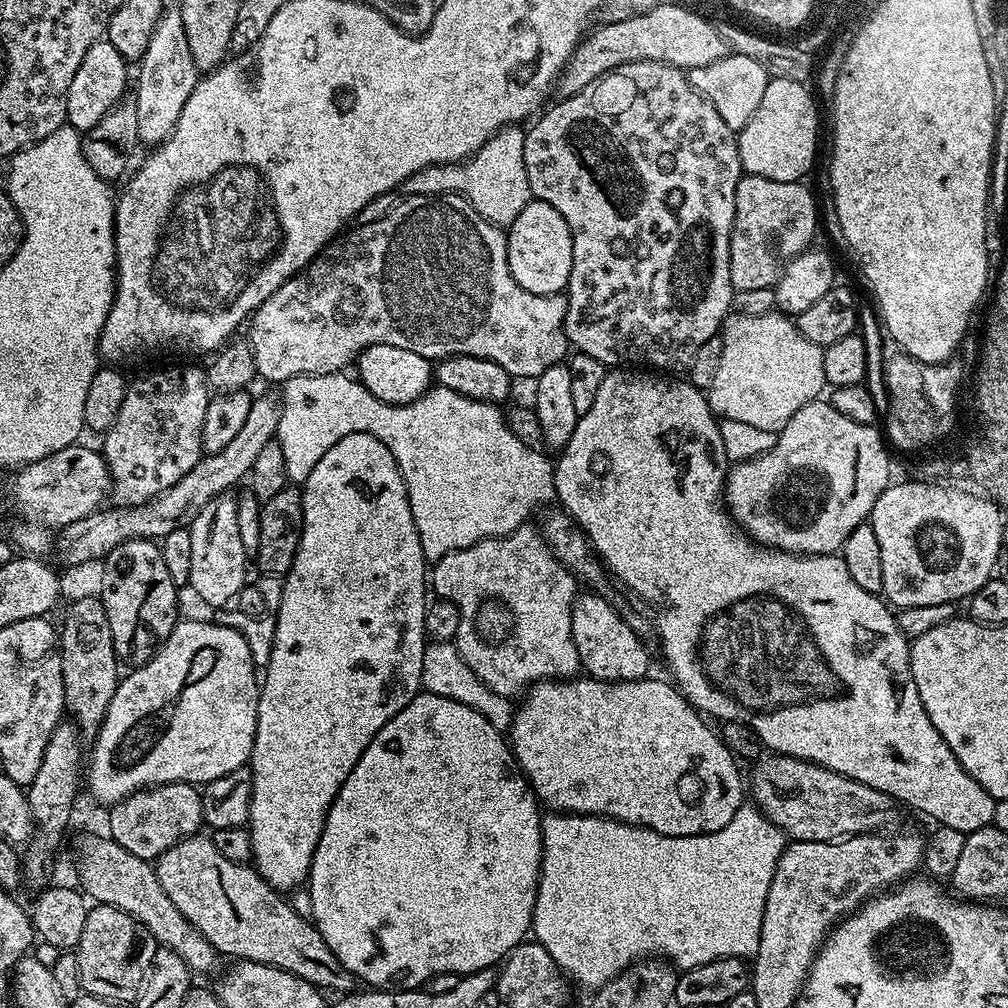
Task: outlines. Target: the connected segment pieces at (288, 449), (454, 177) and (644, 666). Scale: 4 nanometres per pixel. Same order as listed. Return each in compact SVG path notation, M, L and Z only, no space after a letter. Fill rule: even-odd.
M347 371L331 372L325 376L295 376L284 381L281 422L274 440L282 446L286 474L293 485L302 486L306 478L310 478L310 470L322 462L322 454L342 442L346 434L369 432L394 454L394 462L408 487L410 514L414 514L414 526L418 526L424 558L428 562L441 560L454 550L474 546L479 540L510 534L527 521L524 519L539 504L547 505L556 500L553 461L548 461L543 451L518 442L505 413L499 412L501 409L495 403L471 400L454 390L433 386L413 404L387 404L374 398L359 379L348 375Z
M520 126L501 128L473 156L460 161L459 164L435 164L418 170L418 174L410 174L410 178L406 178L406 182L402 186L403 195L437 196L438 194L458 194L459 196L465 196L474 206L474 210L478 210L478 214L482 214L482 218L486 218L491 224L501 226L512 224L514 218L518 218L518 214L522 214L522 210L526 210L529 200L533 199L530 190L530 178L526 178L524 133L525 129Z
M582 594L577 597L572 605L571 636L578 649L580 665L591 679L616 683L618 681L641 680L649 675L650 658L643 645L643 639L630 630L623 615L612 607L611 601L605 600L603 596Z

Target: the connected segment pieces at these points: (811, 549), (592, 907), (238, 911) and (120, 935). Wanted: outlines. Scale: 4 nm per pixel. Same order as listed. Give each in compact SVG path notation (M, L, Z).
M820 398L810 401L806 406L802 406L802 410L798 410L798 414L794 414L794 418L790 418L790 422L786 422L786 426L778 433L780 444L766 449L761 456L752 456L749 460L742 461L741 464L733 463L728 469L728 478L724 482L725 505L731 512L733 520L752 537L755 543L763 544L765 548L778 552L799 552L801 556L830 556L839 553L844 547L846 538L850 538L852 531L871 517L874 502L878 502L880 495L888 489L890 483L888 452L890 453L890 448L881 429L870 424L854 422L843 414L838 414L838 410L834 410L832 403L824 401L823 404L822 401L823 399Z
M755 803L741 804L734 818L730 818L730 822L722 826L722 830L704 832L701 836L667 836L649 828L639 828L636 824L610 820L607 816L577 816L570 812L552 810L541 819L540 837L544 857L540 863L540 884L536 888L531 931L534 933L535 943L548 951L550 958L554 958L554 962L564 971L564 975L570 978L573 985L581 984L584 988L590 988L589 990L597 990L606 986L632 964L645 958L660 957L671 962L677 969L683 970L727 956L755 957L762 930L762 916L766 910L766 896L770 894L770 884L778 866L778 858L786 847L786 837L782 829L766 819Z
M207 835L188 836L178 842L161 854L154 867L158 882L162 884L167 897L174 902L194 930L198 930L210 946L216 948L221 957L232 956L233 961L249 960L274 966L278 970L286 970L310 982L315 988L327 990L329 993L332 991L336 992L335 994L348 994L357 987L356 977L350 974L350 970L346 970L346 966L342 966L342 962L338 962L338 958L334 958L334 950L326 946L326 938L322 938L311 919L307 915L299 916L284 901L287 899L261 878L255 867L230 862L230 858L222 858L222 854L218 854L218 846L214 846L214 842Z
M93 903L86 914L86 926L82 926L82 938L76 943L75 953L78 958L78 974L80 987L89 996L97 996L103 1000L119 1000L121 1002L135 1001L139 996L144 981L154 962L158 943L154 934L142 922L134 919L122 909L106 904Z

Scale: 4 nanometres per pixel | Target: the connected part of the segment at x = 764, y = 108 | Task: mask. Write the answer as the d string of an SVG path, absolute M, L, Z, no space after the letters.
M790 78L769 79L762 103L754 110L754 118L738 132L740 166L747 175L774 178L774 182L805 179L804 175L816 160L816 135L820 132L816 104L808 90L803 84L790 82Z

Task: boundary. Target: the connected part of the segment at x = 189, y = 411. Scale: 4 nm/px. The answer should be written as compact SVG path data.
M192 364L185 368L160 368L129 383L114 426L102 436L110 496L117 505L154 500L199 464L205 455L202 422L206 422L209 399L207 371Z

